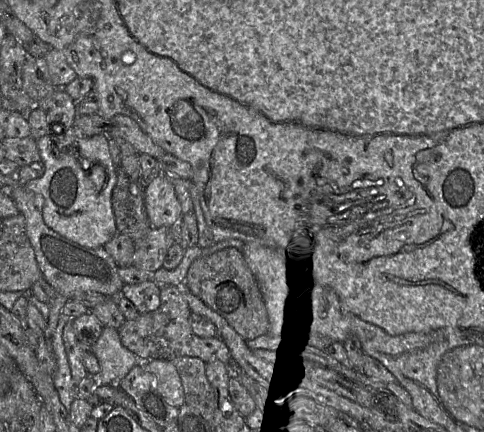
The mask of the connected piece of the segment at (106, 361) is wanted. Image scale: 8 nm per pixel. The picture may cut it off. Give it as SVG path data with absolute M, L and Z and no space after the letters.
M104 327L92 347L100 366L98 381L104 385L117 384L140 363L138 357L121 343L118 329Z

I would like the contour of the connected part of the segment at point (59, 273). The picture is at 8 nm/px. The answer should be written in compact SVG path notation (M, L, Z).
M23 184L13 185L11 198L26 222L26 230L43 279L56 291L56 296L48 303L49 318L45 335L52 338L58 325L61 310L66 301L83 291L93 291L111 297L123 288L119 266L104 247L90 248L81 246L49 228L44 222L43 207L45 199L25 188Z

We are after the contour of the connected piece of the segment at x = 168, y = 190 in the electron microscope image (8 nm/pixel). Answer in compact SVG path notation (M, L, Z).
M164 174L145 186L145 207L154 228L176 228L182 217L182 206L175 186Z

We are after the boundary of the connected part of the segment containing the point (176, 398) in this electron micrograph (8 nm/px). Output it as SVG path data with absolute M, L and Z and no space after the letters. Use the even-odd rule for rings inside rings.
M155 359L141 362L143 369L154 377L158 390L168 403L176 407L185 404L182 382L171 360Z

